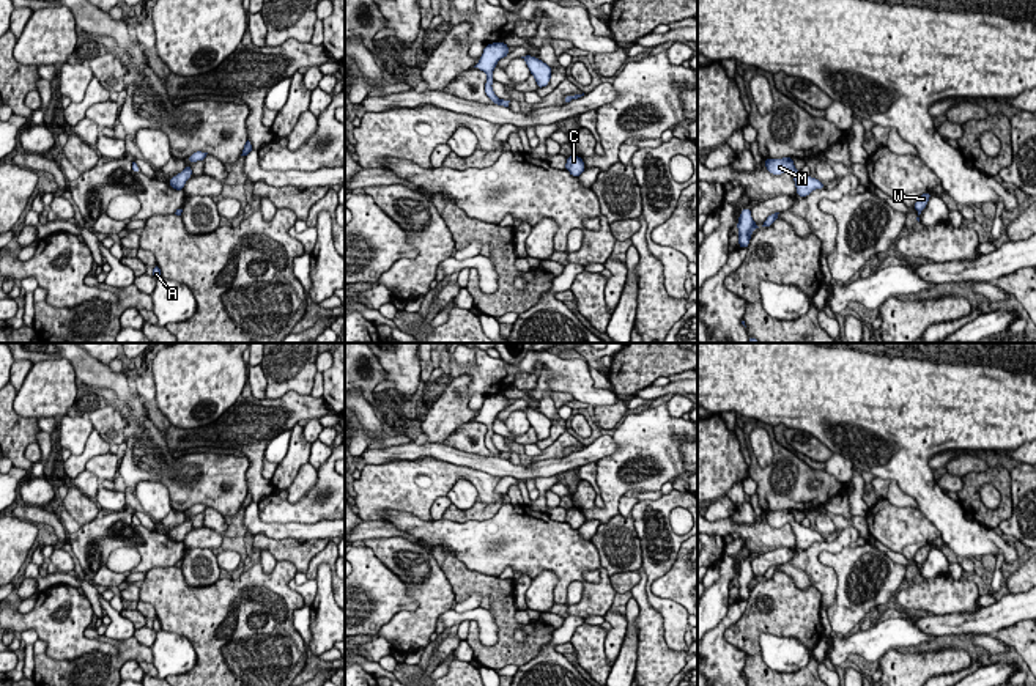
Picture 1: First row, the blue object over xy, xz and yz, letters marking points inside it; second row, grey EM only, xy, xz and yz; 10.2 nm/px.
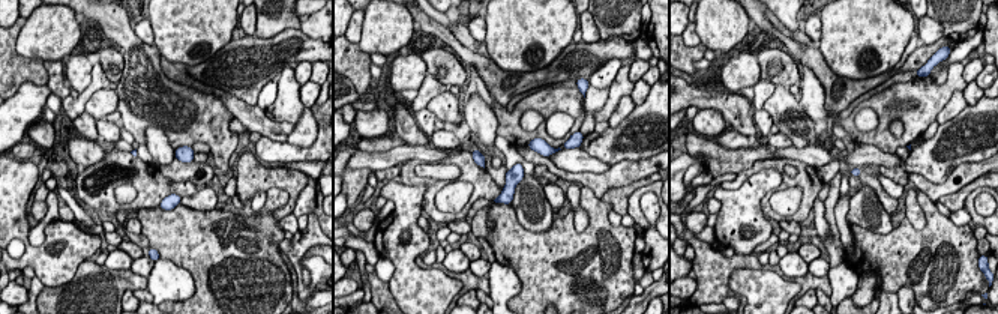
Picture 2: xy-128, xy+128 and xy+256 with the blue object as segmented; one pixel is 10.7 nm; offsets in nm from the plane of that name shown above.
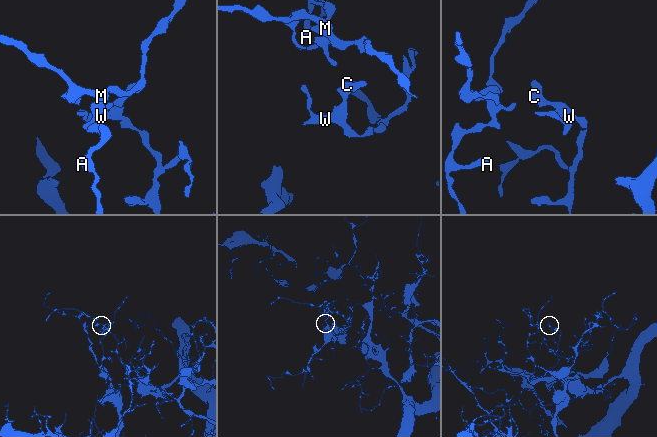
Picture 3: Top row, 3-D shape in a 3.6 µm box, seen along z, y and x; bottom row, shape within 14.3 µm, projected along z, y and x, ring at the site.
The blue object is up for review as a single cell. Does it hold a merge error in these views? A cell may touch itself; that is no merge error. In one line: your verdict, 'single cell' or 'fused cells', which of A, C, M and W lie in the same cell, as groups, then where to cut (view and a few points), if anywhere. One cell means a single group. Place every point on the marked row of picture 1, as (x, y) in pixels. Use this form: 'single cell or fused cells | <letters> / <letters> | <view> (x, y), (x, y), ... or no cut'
single cell | A C M W | no cut

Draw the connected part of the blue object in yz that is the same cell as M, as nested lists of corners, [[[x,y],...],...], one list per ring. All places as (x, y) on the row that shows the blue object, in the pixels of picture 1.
[[[783,157],[783,159],[765,159],[765,168],[771,175],[783,175],[784,172],[790,172],[795,181],[797,195],[808,197],[814,189],[825,189],[825,184],[816,178],[803,175],[794,167],[794,157]]]

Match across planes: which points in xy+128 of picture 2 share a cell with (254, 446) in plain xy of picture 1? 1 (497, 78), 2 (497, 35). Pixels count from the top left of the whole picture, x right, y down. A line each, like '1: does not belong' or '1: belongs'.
1: belongs
2: does not belong

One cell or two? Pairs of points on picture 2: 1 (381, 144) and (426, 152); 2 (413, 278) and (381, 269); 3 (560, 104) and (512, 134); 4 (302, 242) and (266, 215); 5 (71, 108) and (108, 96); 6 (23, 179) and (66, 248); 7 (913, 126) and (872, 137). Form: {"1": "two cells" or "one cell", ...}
{"1": "two cells", "2": "two cells", "3": "one cell", "4": "two cells", "5": "two cells", "6": "one cell", "7": "one cell"}

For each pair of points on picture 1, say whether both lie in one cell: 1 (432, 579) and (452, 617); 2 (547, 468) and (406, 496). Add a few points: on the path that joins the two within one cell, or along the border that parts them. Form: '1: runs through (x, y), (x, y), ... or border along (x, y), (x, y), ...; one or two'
1: border along (452, 608), (440, 615); two
2: border along (462, 468), (480, 469), (499, 479); two

